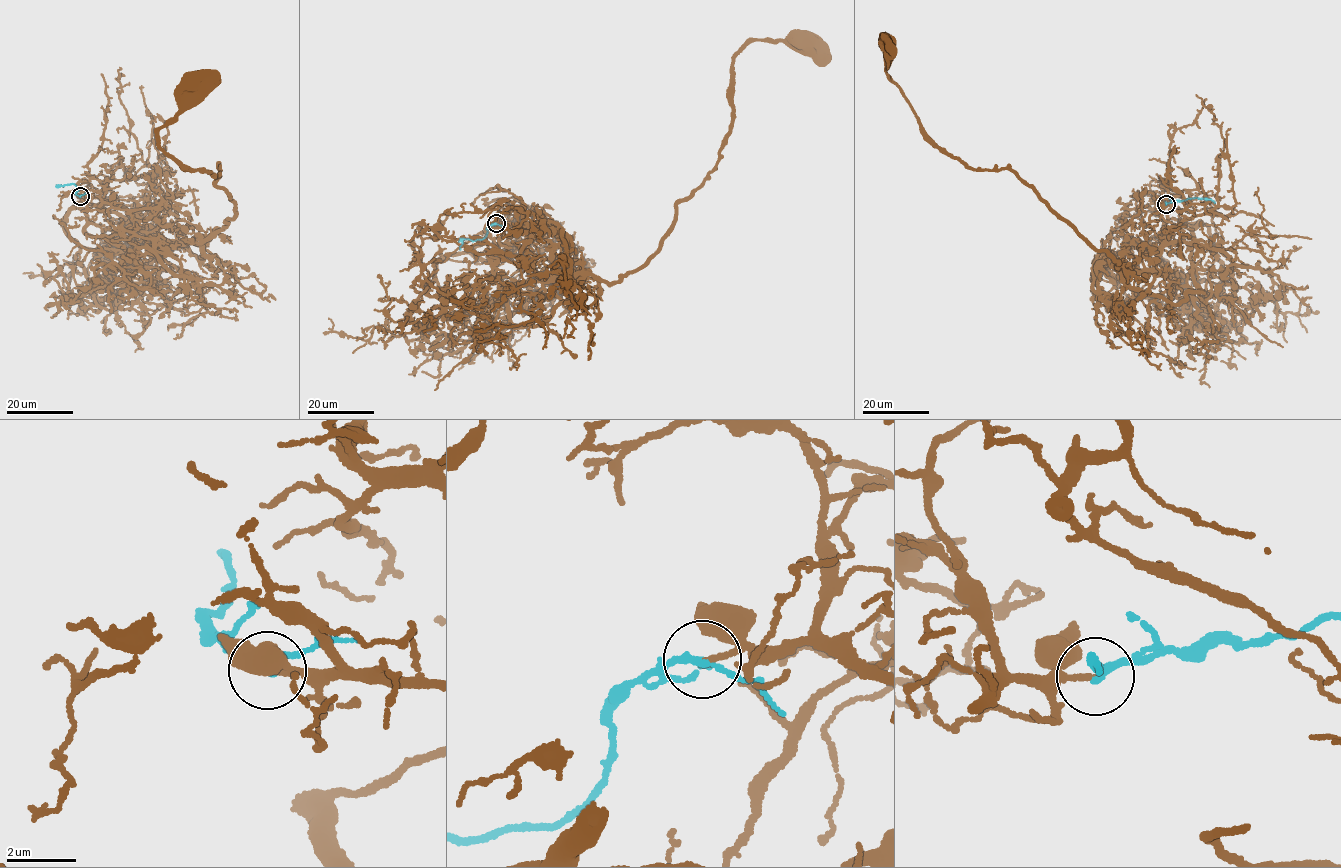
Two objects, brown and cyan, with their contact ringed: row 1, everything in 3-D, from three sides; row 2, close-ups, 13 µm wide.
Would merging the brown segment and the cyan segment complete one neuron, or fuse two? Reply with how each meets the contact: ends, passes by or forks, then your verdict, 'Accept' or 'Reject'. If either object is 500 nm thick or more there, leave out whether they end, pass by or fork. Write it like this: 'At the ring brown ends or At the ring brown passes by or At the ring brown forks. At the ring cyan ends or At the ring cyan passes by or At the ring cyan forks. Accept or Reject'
At the ring brown ends. At the ring cyan passes by. Accept

